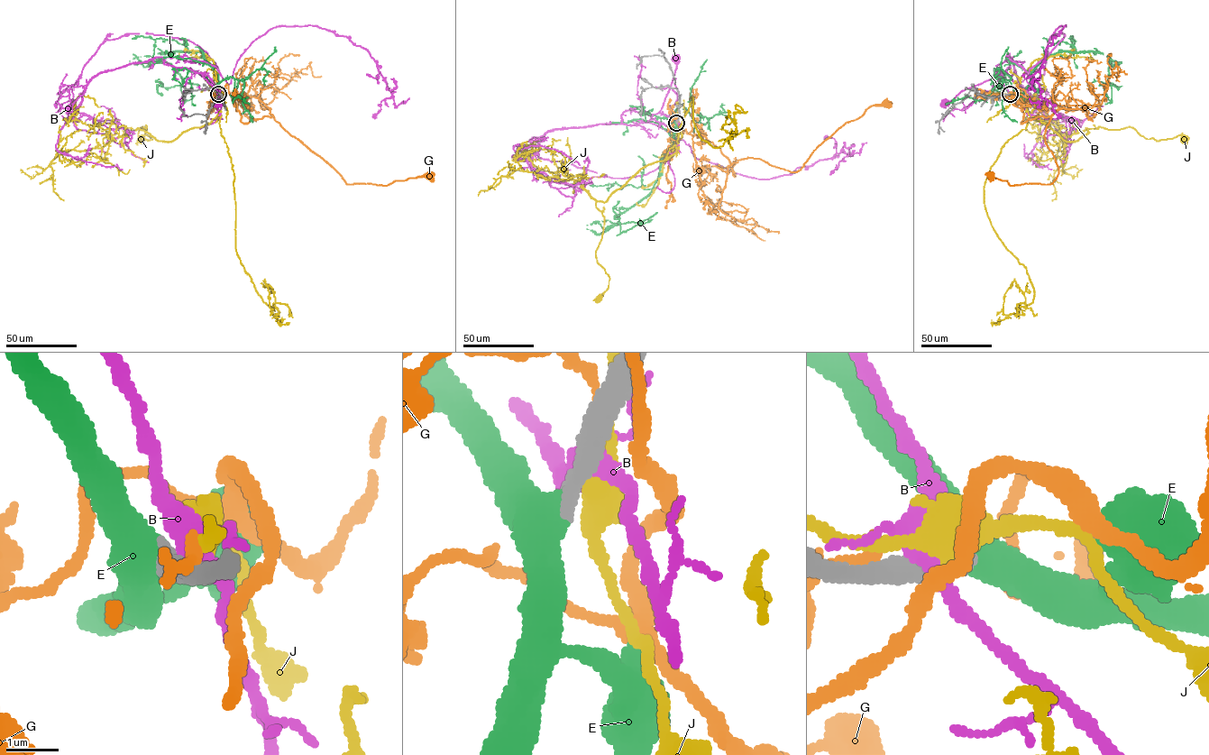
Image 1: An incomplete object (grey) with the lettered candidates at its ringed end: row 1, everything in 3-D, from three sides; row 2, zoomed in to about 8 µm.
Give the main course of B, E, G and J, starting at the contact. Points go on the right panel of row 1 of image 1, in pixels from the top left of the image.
B: (1009, 95), (1000, 73), (993, 78), (962, 90), (944, 103)
E: (1010, 95), (1023, 92), (1042, 60), (1066, 51), (1109, 58), (1108, 82), (1119, 87), (1097, 81), (1087, 86)
G: (1007, 95), (1017, 84), (1021, 123), (1051, 116), (1045, 142), (1058, 173), (1045, 184), (990, 176)
J: (1009, 95), (1067, 142), (1099, 126), (1131, 127), (1157, 141), (1185, 140)

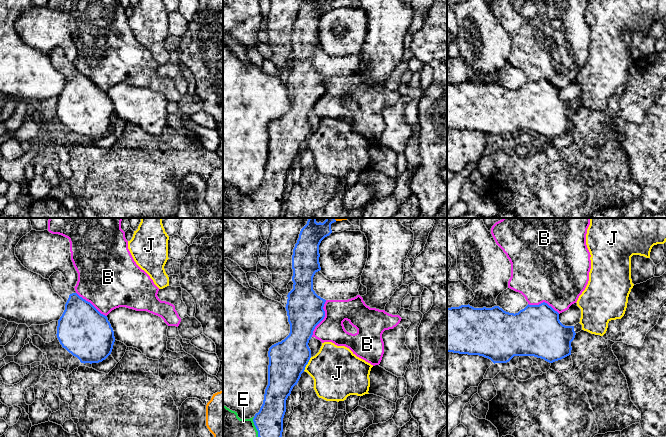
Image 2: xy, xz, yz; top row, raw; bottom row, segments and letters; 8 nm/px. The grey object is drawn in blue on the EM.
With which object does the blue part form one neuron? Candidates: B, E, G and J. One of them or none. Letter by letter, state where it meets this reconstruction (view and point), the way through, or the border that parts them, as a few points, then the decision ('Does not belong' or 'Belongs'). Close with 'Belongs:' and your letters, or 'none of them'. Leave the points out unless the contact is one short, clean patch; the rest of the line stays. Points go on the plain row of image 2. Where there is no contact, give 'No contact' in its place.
B: Touches blue at xz (323, 94). Boundary: xz (326, 76), (323, 82), (324, 94), (315, 103), (311, 112). Does not belong
E: Touches blue at xz (256, 204). Belongs
G: No contact. Does not belong
J: Touches blue at xz (307, 139). Boundary: xz (311, 133), (303, 146). Does not belong
Belongs: E

